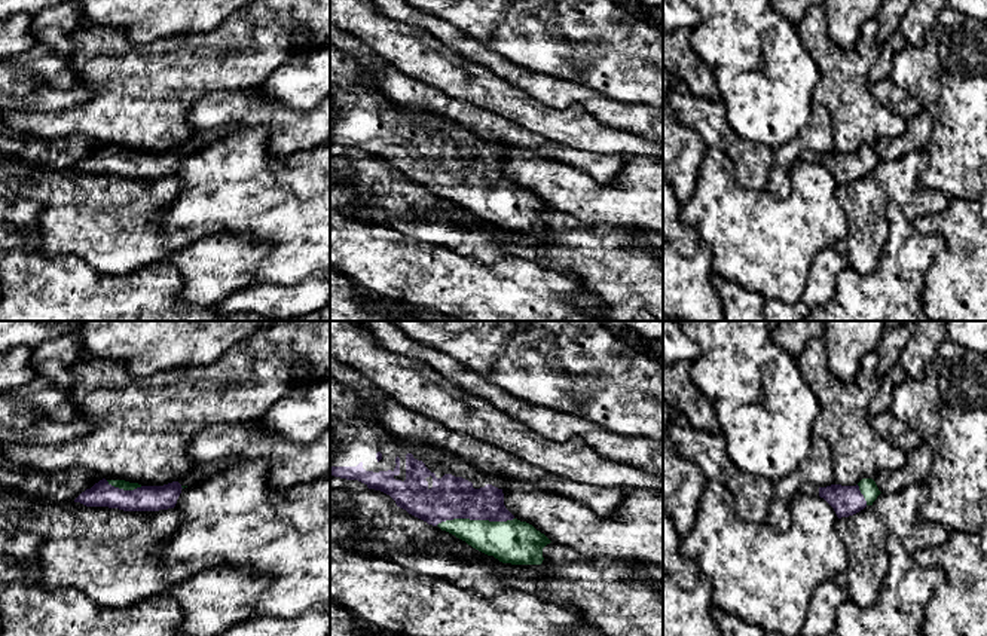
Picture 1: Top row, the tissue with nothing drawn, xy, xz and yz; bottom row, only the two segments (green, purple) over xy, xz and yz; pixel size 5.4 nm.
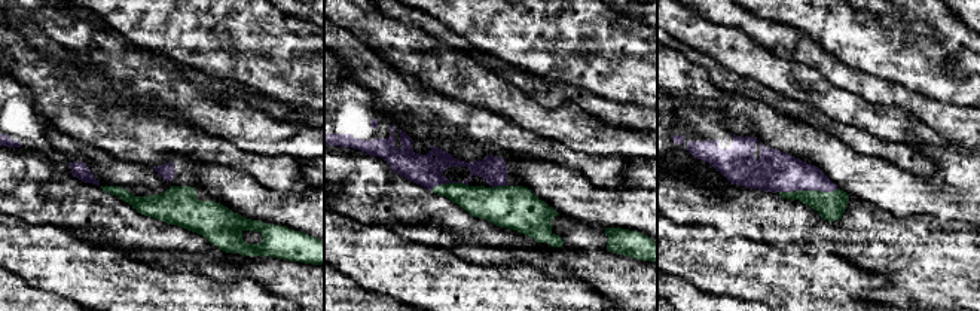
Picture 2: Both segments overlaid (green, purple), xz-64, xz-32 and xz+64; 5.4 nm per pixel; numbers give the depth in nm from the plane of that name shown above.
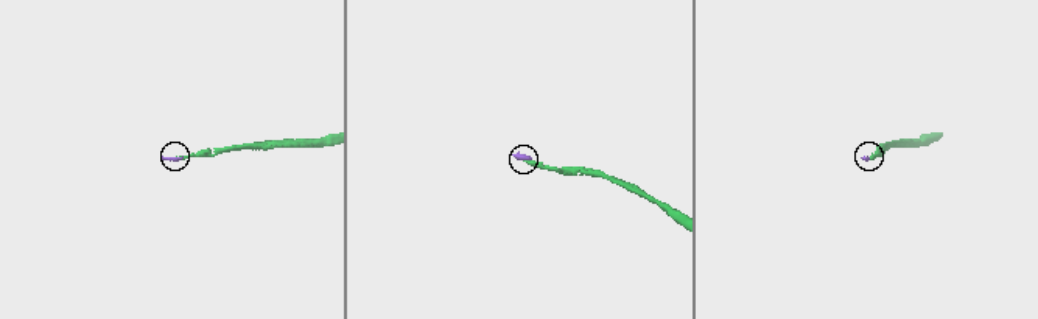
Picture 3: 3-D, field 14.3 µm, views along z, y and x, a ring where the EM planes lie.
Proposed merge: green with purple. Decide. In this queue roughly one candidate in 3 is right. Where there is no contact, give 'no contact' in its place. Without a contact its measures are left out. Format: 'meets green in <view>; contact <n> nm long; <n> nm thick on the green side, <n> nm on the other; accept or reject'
meets green in xz; contact 420 nm long; 240 nm thick on the green side, 220 nm on the other; accept

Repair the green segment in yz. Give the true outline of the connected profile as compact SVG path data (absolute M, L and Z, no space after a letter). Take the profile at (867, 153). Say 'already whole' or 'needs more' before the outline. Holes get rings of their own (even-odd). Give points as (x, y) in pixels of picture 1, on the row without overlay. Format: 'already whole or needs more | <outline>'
needs more | M862 146L856 153L831 152L818 155L806 150L801 153L800 160L823 165L834 175L837 184L841 186L859 180L867 172L873 172L881 159L873 146Z

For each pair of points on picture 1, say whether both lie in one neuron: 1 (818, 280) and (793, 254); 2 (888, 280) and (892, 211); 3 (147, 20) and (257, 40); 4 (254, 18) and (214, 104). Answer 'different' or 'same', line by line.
1: different
2: same
3: different
4: different

